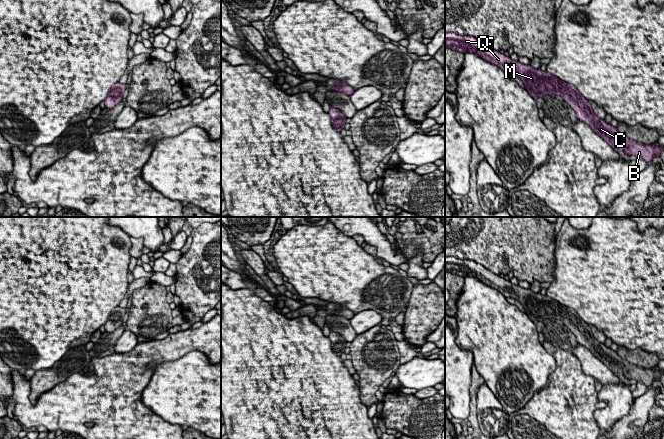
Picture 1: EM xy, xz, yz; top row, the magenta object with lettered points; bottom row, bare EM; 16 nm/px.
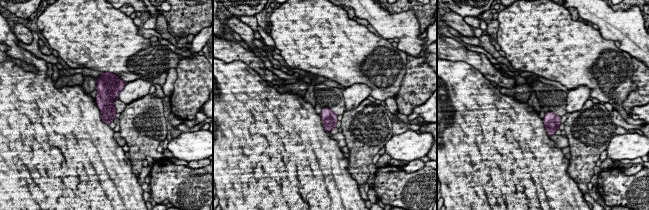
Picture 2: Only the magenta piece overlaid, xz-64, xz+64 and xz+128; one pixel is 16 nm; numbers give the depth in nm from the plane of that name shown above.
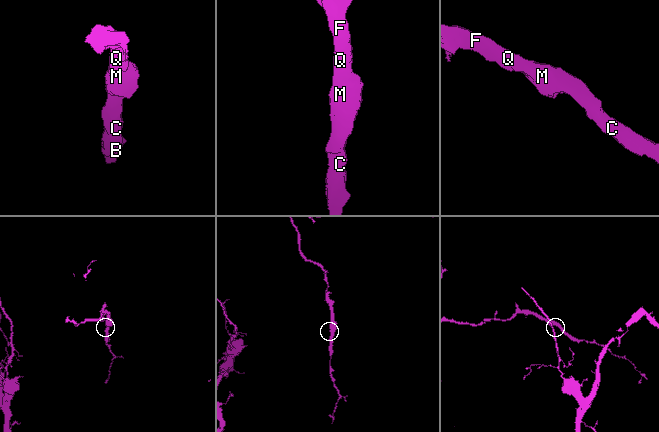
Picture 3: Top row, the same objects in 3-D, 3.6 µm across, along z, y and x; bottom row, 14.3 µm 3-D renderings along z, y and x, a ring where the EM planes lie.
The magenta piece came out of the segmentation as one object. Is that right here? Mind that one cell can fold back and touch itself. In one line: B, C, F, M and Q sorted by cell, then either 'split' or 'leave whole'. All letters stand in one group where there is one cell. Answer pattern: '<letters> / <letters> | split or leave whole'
B C F M Q | leave whole

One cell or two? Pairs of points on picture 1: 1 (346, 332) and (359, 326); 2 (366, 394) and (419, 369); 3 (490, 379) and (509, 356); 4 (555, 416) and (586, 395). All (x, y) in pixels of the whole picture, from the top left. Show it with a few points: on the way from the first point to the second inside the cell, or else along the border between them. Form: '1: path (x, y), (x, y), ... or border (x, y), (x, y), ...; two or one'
1: border (350, 324), (357, 334); two
2: border (401, 364), (394, 371); two
3: path (492, 373), (503, 362); one
4: path (559, 407), (571, 395), (577, 395); one

